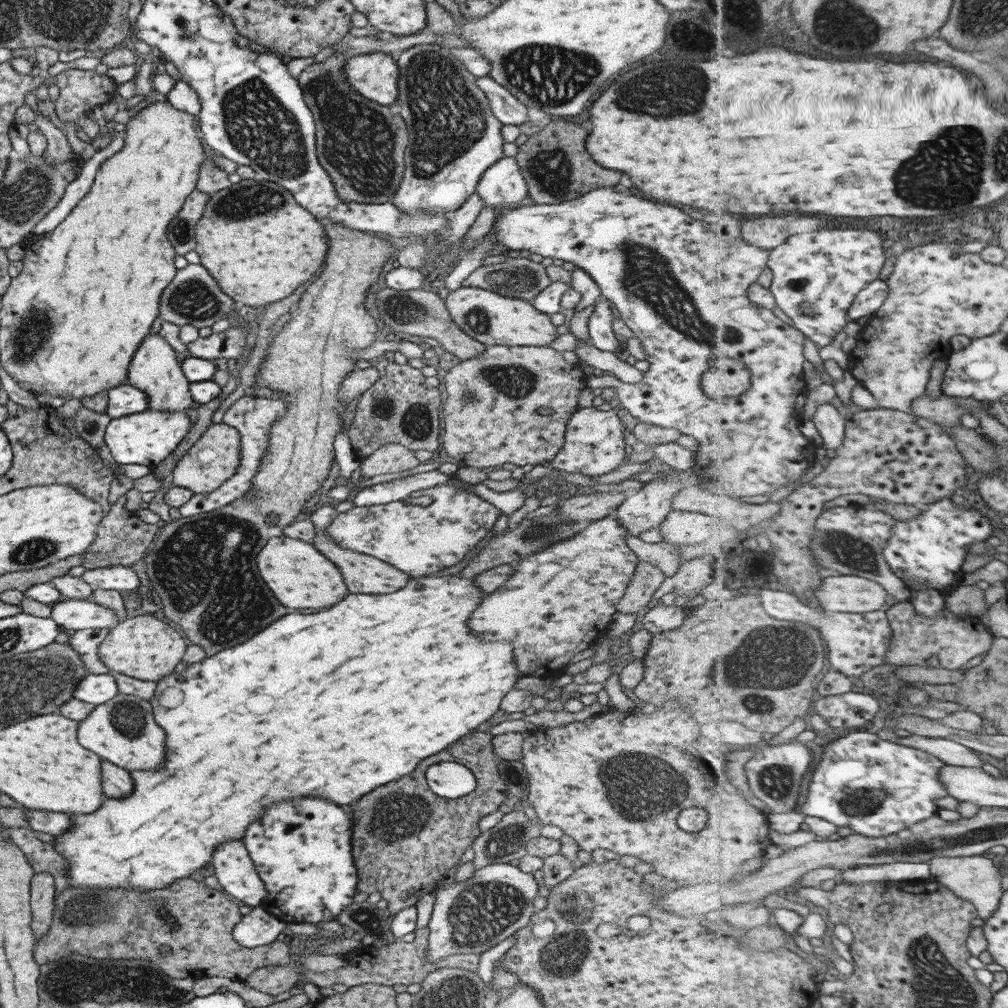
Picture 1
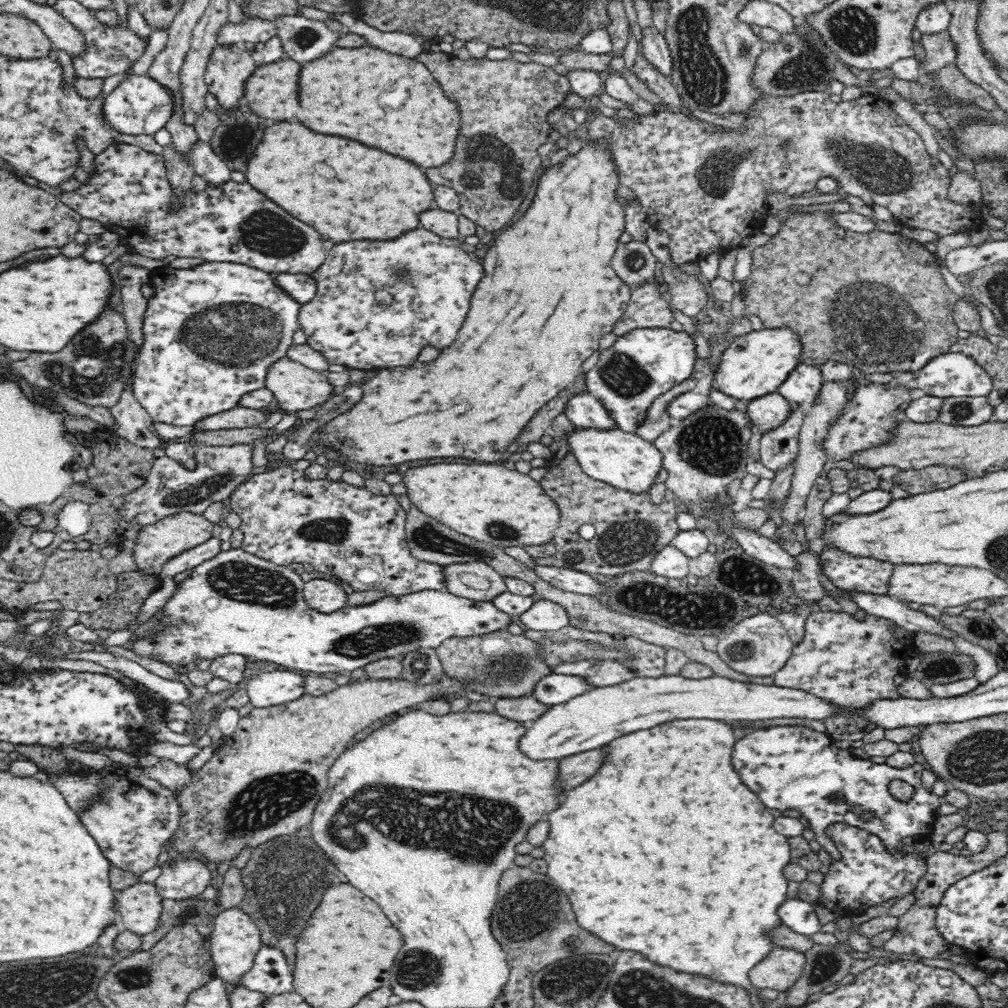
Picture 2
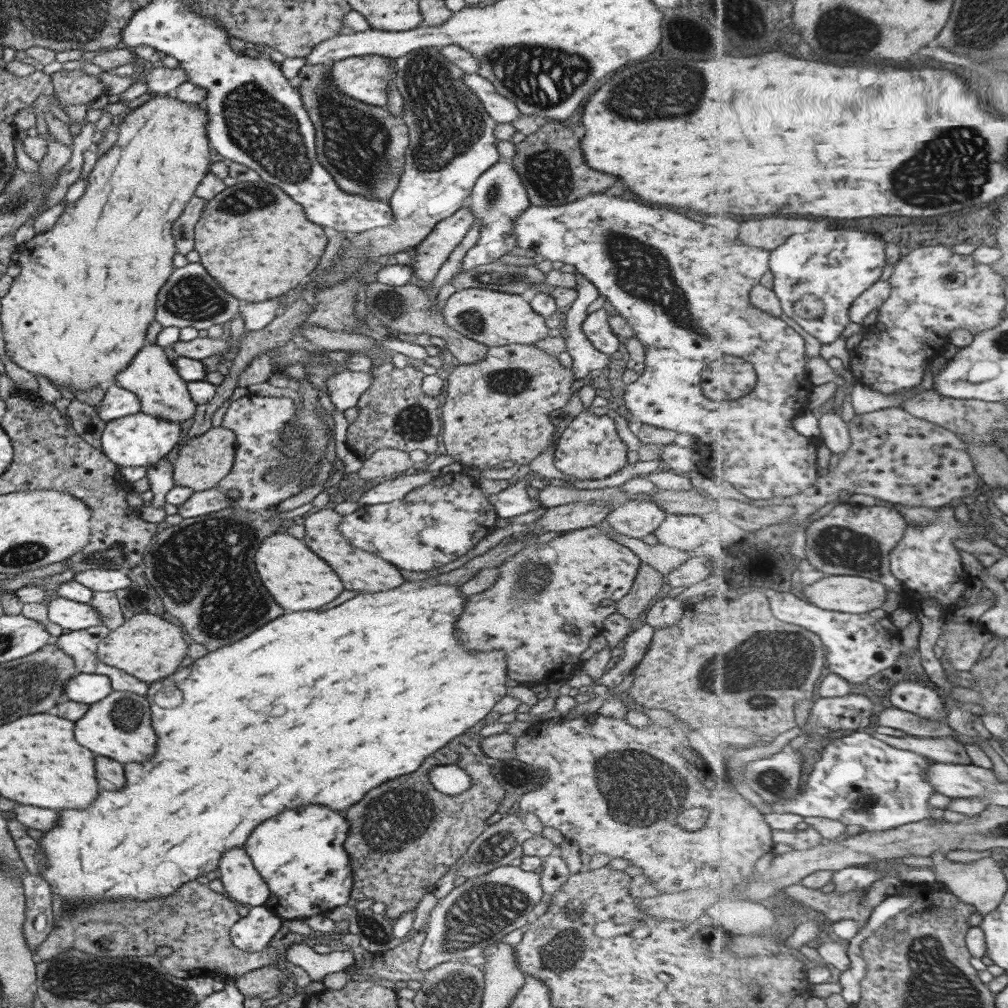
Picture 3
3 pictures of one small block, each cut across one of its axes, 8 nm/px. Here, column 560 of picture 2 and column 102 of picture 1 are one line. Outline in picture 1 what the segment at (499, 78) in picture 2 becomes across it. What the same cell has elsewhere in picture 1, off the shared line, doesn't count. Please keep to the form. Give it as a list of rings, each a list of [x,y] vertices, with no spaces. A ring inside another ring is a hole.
[[[69,69],[53,79],[59,88],[55,101],[58,118],[64,124],[75,123],[77,128],[80,117],[88,116],[95,106],[110,101],[117,90],[114,80],[94,70]]]

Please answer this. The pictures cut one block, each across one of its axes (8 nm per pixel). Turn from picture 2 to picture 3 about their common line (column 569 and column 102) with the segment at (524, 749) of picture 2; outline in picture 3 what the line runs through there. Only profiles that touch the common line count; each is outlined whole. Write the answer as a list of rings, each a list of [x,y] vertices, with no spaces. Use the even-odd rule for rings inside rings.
[[[113,690],[100,702],[89,705],[88,712],[74,722],[76,740],[94,756],[112,758],[124,766],[127,763],[146,763],[157,752],[158,736],[152,727],[147,696],[134,692]]]

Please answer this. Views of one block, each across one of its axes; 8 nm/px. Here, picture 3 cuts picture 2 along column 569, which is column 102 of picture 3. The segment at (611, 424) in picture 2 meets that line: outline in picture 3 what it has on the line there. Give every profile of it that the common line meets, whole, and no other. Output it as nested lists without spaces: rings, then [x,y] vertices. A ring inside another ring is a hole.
[[[109,384],[106,387],[104,401],[94,406],[94,409],[104,421],[108,422],[129,414],[136,414],[140,412],[140,406],[140,398],[137,398],[136,394],[121,388],[118,384]]]

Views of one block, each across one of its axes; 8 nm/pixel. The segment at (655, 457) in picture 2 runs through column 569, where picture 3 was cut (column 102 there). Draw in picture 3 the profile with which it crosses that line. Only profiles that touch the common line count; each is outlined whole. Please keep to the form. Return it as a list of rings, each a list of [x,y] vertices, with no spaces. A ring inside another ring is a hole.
[[[142,411],[108,421],[100,442],[102,452],[116,466],[148,466],[158,462],[180,442],[182,426],[178,421],[160,419]]]

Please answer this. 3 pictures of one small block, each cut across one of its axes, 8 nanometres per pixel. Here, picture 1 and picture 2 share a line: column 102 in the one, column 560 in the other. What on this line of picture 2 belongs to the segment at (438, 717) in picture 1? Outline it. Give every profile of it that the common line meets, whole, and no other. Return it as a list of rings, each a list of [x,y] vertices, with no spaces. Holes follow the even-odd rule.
[[[676,720],[654,728],[637,730],[604,745],[602,748],[606,762],[602,762],[597,774],[582,786],[566,792],[566,798],[560,804],[560,808],[556,808],[556,812],[546,816],[550,828],[548,838],[543,842],[545,852],[543,859],[549,867],[547,876],[570,898],[578,924],[588,932],[596,934],[598,938],[616,946],[618,950],[634,950],[646,954],[646,958],[656,964],[664,964],[688,974],[702,974],[712,978],[712,981],[744,987],[749,994],[762,997],[759,989],[751,983],[748,974],[750,969],[774,948],[768,932],[783,924],[777,910],[787,899],[788,880],[784,877],[784,868],[791,862],[791,850],[789,838],[772,826],[774,816],[760,802],[760,798],[756,798],[756,794],[752,794],[752,790],[744,786],[740,774],[736,774],[732,766],[730,760],[732,746],[736,744],[738,737],[739,733],[725,721]]]

